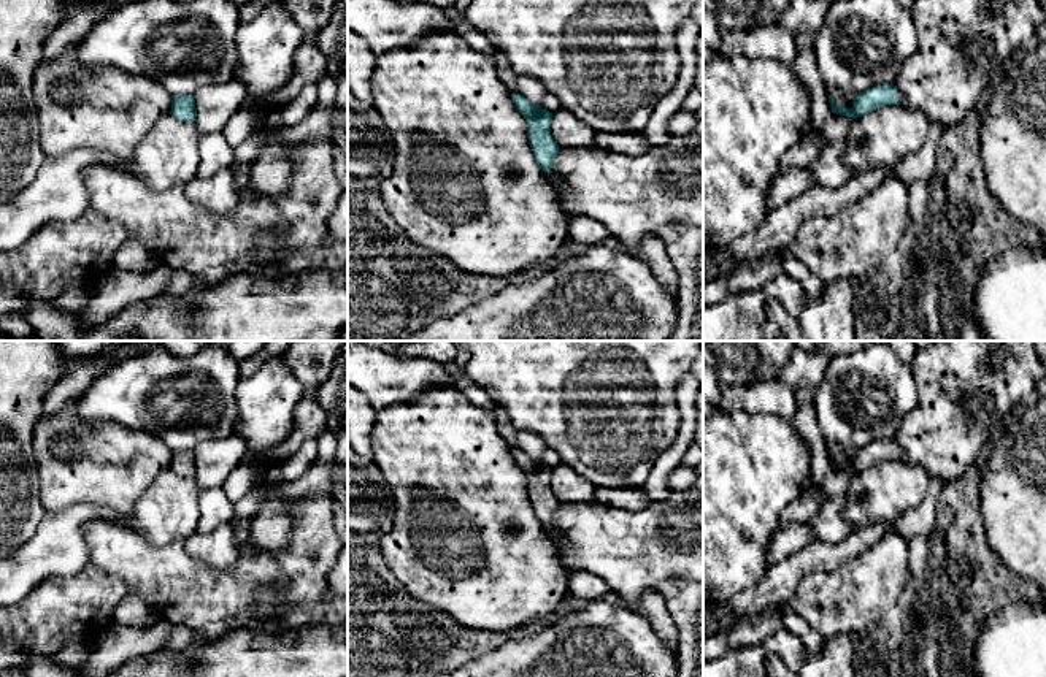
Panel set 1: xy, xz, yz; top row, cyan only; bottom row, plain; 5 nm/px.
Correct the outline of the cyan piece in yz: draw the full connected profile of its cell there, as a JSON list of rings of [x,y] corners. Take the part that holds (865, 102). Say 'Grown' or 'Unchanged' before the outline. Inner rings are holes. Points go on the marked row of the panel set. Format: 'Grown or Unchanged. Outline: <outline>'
Grown. Outline: [[[876,86],[854,94],[836,87],[825,87],[830,116],[824,120],[822,135],[827,144],[846,140],[852,122],[886,105],[900,105],[900,94],[892,86]]]

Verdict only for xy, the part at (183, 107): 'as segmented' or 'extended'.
extended

